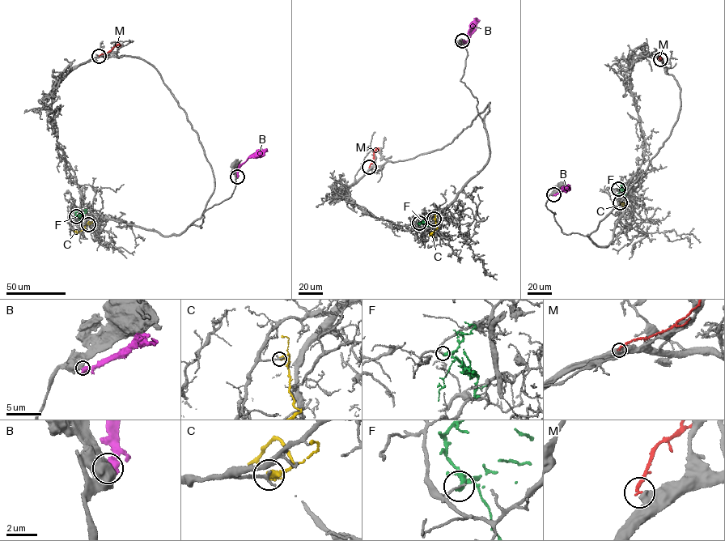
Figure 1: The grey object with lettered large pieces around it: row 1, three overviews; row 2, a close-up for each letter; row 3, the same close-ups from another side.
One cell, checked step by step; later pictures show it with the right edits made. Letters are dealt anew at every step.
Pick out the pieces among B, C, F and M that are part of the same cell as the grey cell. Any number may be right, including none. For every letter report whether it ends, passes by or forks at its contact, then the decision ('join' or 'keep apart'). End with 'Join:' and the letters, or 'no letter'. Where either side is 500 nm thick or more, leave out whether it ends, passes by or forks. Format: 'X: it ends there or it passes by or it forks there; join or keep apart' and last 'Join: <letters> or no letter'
B: keep apart
C: it passes by; join
F: it ends there; keep apart
M: keep apart
Join: C

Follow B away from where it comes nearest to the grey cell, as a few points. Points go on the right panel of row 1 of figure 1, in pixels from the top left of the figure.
B: (553, 194), (566, 188)

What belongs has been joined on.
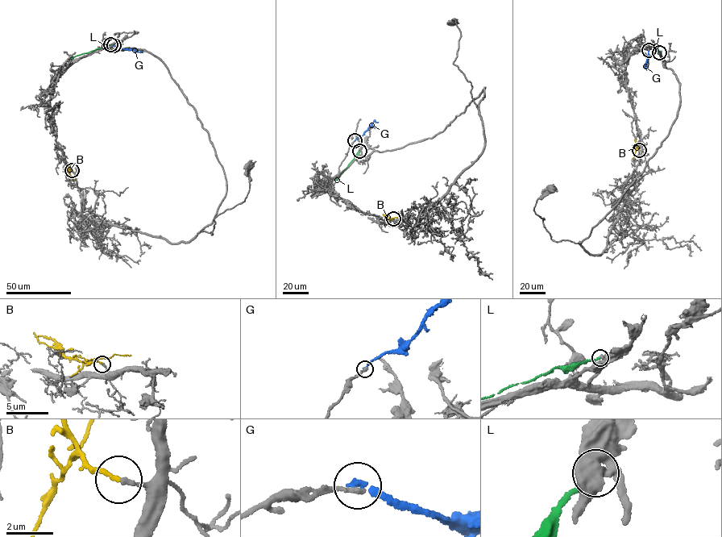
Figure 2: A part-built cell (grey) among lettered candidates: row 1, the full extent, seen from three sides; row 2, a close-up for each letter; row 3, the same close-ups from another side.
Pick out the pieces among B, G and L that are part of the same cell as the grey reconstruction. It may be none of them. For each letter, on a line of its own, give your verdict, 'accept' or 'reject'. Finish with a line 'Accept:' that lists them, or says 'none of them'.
B: accept
G: reject
L: reject
Accept: B

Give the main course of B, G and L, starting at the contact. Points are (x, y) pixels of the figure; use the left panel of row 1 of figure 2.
B: (72, 170), (69, 173), (74, 181)
G: (114, 45), (143, 52)
L: (110, 44), (71, 58)

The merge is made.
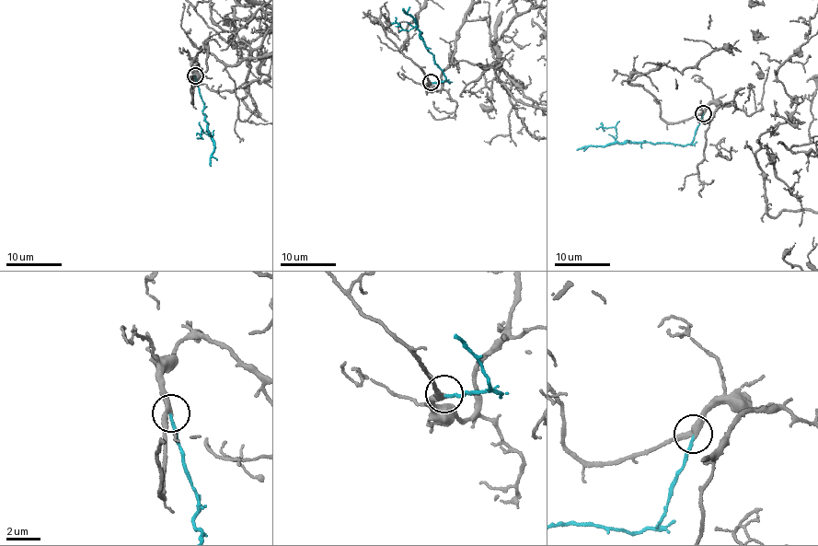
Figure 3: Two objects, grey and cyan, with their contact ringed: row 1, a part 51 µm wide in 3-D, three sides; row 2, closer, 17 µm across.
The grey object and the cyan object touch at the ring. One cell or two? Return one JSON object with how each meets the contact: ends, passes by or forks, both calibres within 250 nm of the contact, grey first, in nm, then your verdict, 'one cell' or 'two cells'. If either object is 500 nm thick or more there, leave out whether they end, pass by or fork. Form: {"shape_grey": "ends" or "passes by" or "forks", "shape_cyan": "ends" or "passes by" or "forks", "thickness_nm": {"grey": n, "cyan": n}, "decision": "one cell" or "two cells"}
{"shape_grey": "passes by", "shape_cyan": "ends", "thickness_nm": {"grey": 320, "cyan": 150}, "decision": "one cell"}

